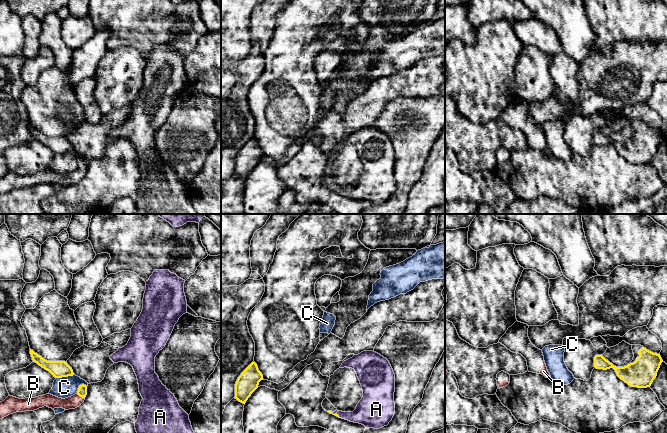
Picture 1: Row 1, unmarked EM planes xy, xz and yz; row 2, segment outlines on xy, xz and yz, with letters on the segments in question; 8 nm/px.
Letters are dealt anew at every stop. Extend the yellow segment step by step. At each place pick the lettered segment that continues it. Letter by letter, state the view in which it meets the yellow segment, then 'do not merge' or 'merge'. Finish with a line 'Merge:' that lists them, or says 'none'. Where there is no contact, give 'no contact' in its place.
A: xz | merge
B: xy | merge
C: xy | do not merge
Merge: A, B

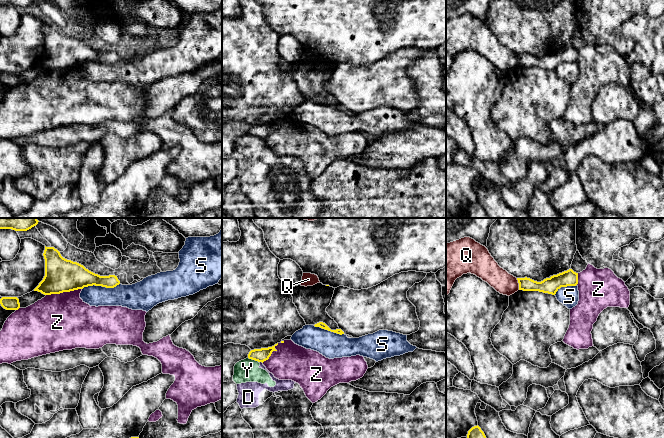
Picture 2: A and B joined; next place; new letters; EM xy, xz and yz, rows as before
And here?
D: xz | do not merge
Q: yz | do not merge
S: xy | do not merge
Y: xz | do not merge
Z: xy | do not merge
Merge: none

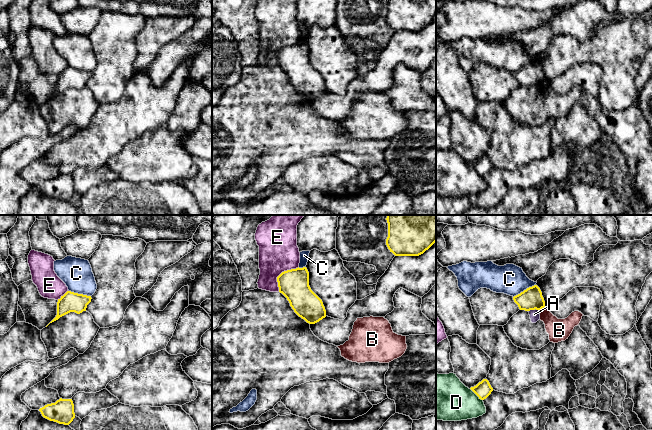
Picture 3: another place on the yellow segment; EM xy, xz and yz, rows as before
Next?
A: yz | do not merge
B: yz | do not merge
C: yz | do not merge
D: yz | do not merge
E: xz | do not merge
Merge: none

